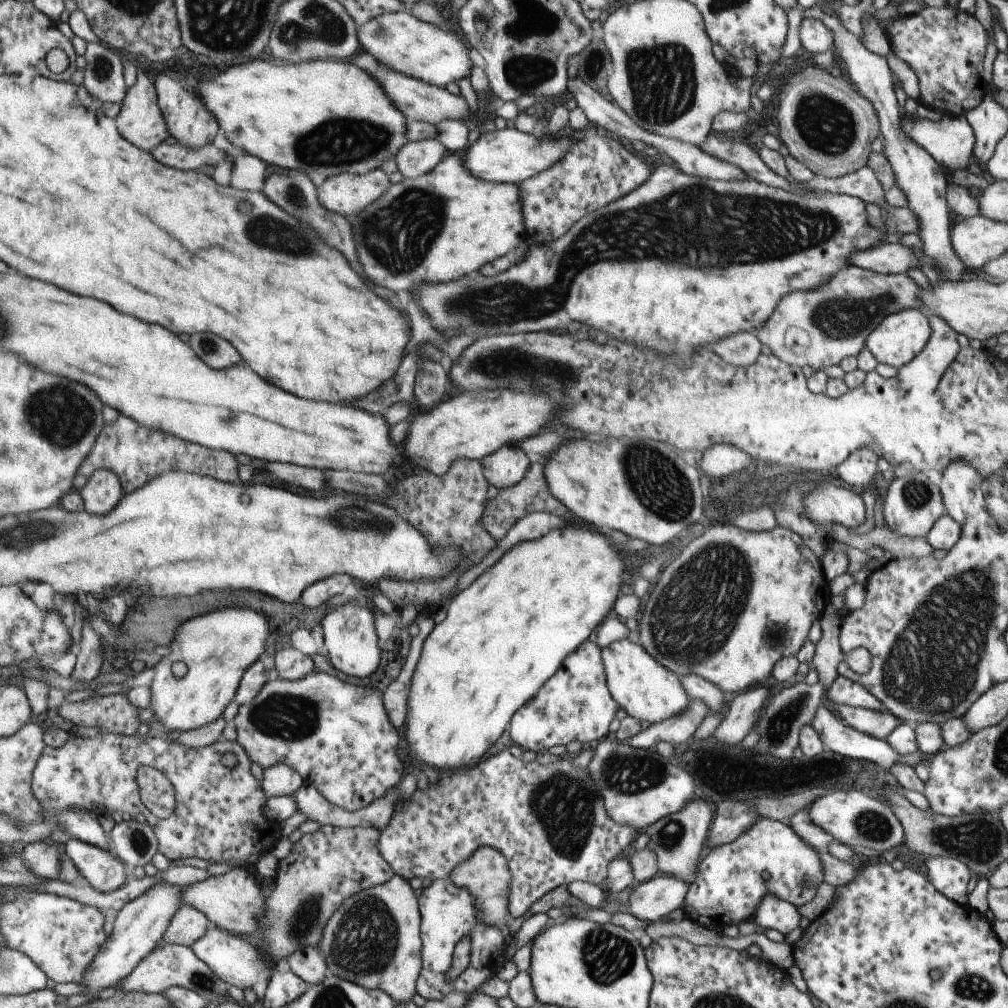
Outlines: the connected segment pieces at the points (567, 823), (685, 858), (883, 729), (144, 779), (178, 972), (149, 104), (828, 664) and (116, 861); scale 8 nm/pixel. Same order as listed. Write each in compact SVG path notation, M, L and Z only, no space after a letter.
M504 749L494 756L490 756L490 762L486 764L480 764L476 768L466 768L462 772L454 772L454 774L446 774L440 782L438 788L428 788L426 792L418 790L412 794L412 798L408 802L400 802L396 806L396 812L390 820L390 824L384 828L382 831L382 836L380 836L380 842L378 842L378 850L382 854L382 858L390 864L392 870L396 875L400 875L404 880L410 882L414 878L423 879L427 878L429 880L442 879L447 880L450 877L450 872L464 860L468 860L476 848L480 846L492 846L496 848L498 852L504 854L504 858L508 860L508 866L510 868L510 896L508 896L508 904L506 909L510 912L512 918L518 918L526 912L526 910L531 906L536 904L539 898L542 898L544 894L550 892L552 889L568 884L571 882L585 882L588 884L593 884L605 889L606 875L608 866L612 860L620 858L624 854L624 850L628 850L636 838L636 828L634 826L620 826L616 824L604 810L604 798L594 794L593 786L595 785L595 778L591 771L586 772L582 768L576 768L572 764L572 757L565 756L562 758L555 758L546 766L538 764L537 761L523 762L521 759L514 757L510 751Z
M697 795L680 812L662 817L644 830L650 836L647 848L656 854L659 874L676 876L690 885L693 884L698 876L698 864L707 851L704 848L704 842L706 842L704 838L708 834L708 828L710 828L714 817L715 814L710 810L706 799Z
M836 705L836 712L854 730L879 739L885 739L897 727L900 720L886 708L880 712L860 706Z
M140 765L136 772L136 783L140 800L152 815L164 820L176 808L176 797L172 782L155 768Z
M162 944L154 947L150 954L147 954L134 970L122 980L124 992L146 992L146 994L161 994L168 988L178 986L194 990L200 996L204 996L210 1004L222 1004L231 997L228 992L228 984L220 979L212 969L200 960L190 947L179 944Z
M139 71L136 83L126 91L126 96L121 100L122 108L120 108L120 114L115 118L120 136L126 138L136 148L142 148L146 152L160 146L170 137L168 126L162 118L157 100L158 96L156 96L156 89L152 80L146 76L146 72Z
M828 602L821 618L822 638L816 643L816 654L812 658L811 666L818 672L819 681L824 684L828 692L830 684L838 676L838 664L842 661L843 652L839 644L840 625L842 616L838 616L838 609Z
M67 838L65 848L76 870L100 894L114 892L132 878L130 869L111 850L70 838Z

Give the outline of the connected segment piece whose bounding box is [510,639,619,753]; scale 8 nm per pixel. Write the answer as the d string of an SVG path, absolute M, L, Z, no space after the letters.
M590 640L576 649L557 668L530 702L526 702L510 722L510 736L523 750L542 752L552 746L581 742L593 745L610 735L608 726L614 720L619 706L606 686L606 671L601 647Z

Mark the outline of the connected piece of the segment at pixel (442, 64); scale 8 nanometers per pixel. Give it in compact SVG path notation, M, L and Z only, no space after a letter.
M409 9L380 15L359 28L362 30L357 35L360 34L360 42L366 52L370 52L378 62L386 64L386 68L443 88L450 82L456 83L470 76L471 64L475 61L468 56L468 48L458 35L417 19Z

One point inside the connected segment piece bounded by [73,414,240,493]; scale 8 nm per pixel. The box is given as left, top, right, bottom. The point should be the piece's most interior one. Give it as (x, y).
(136, 454)

